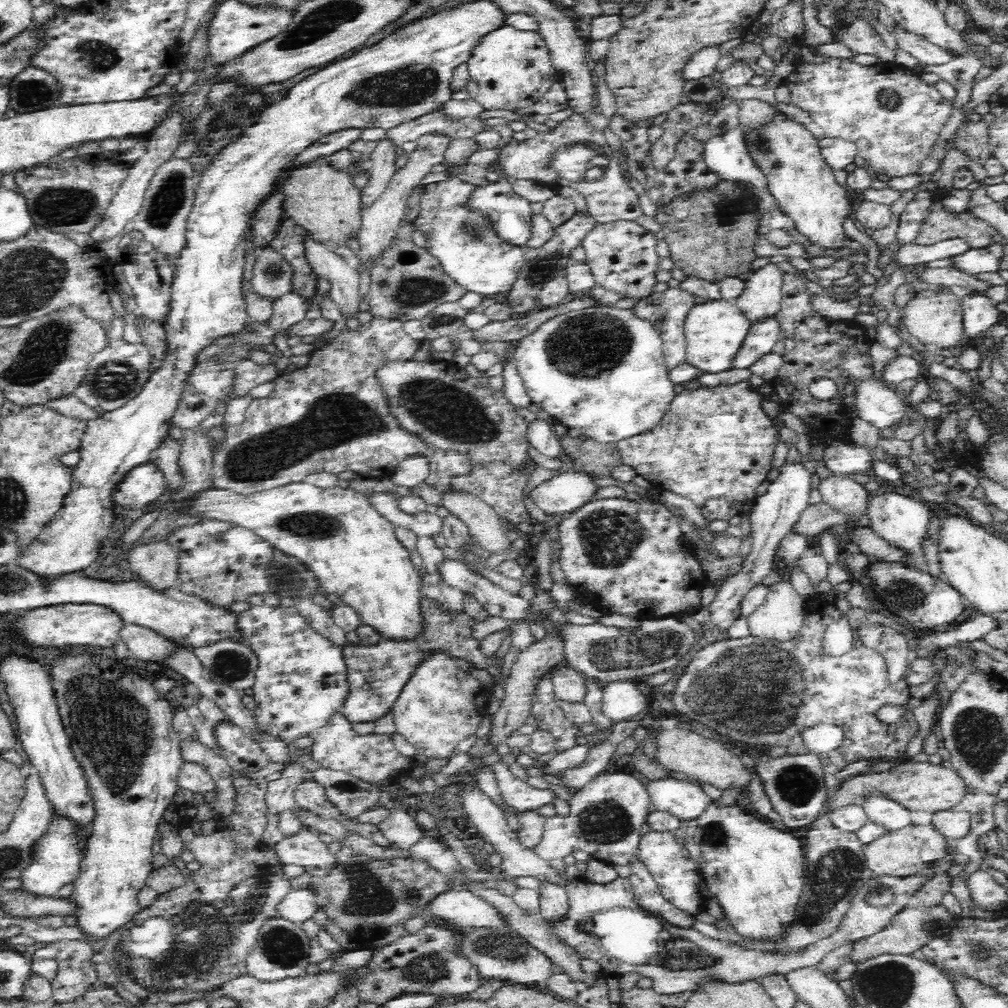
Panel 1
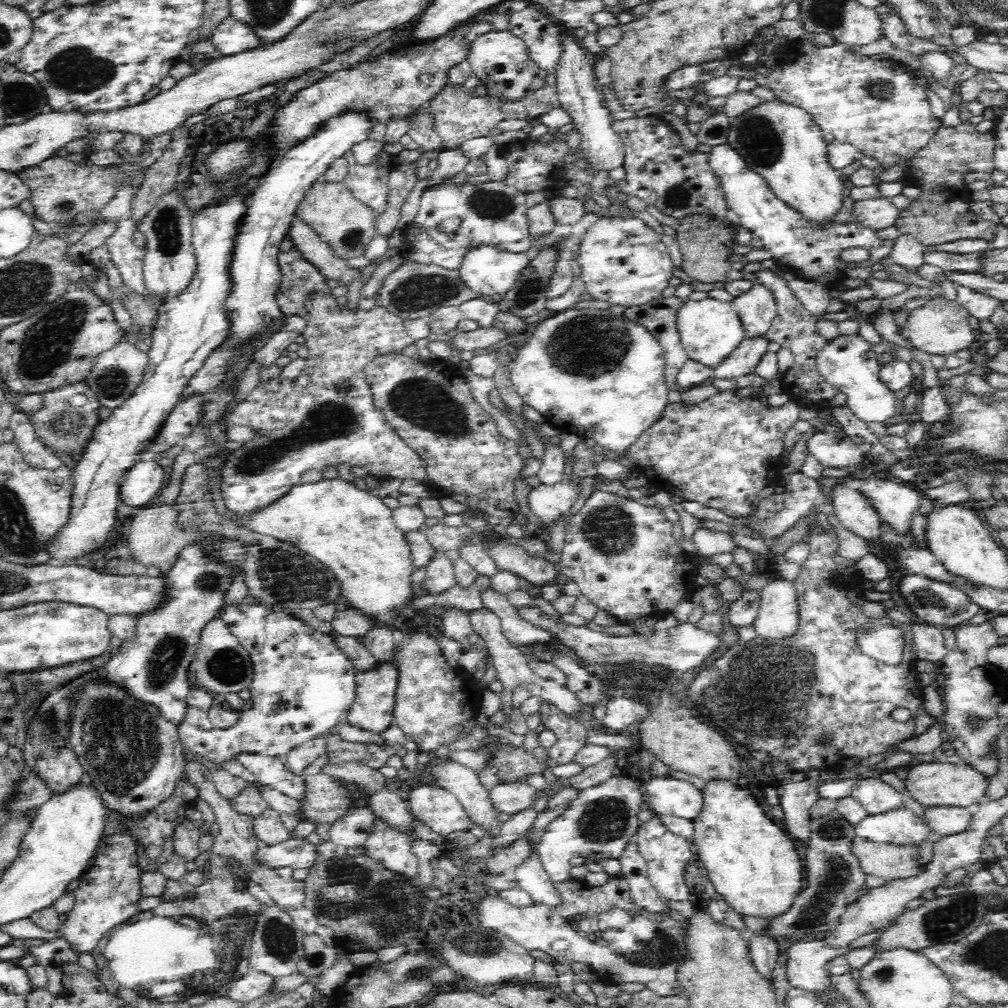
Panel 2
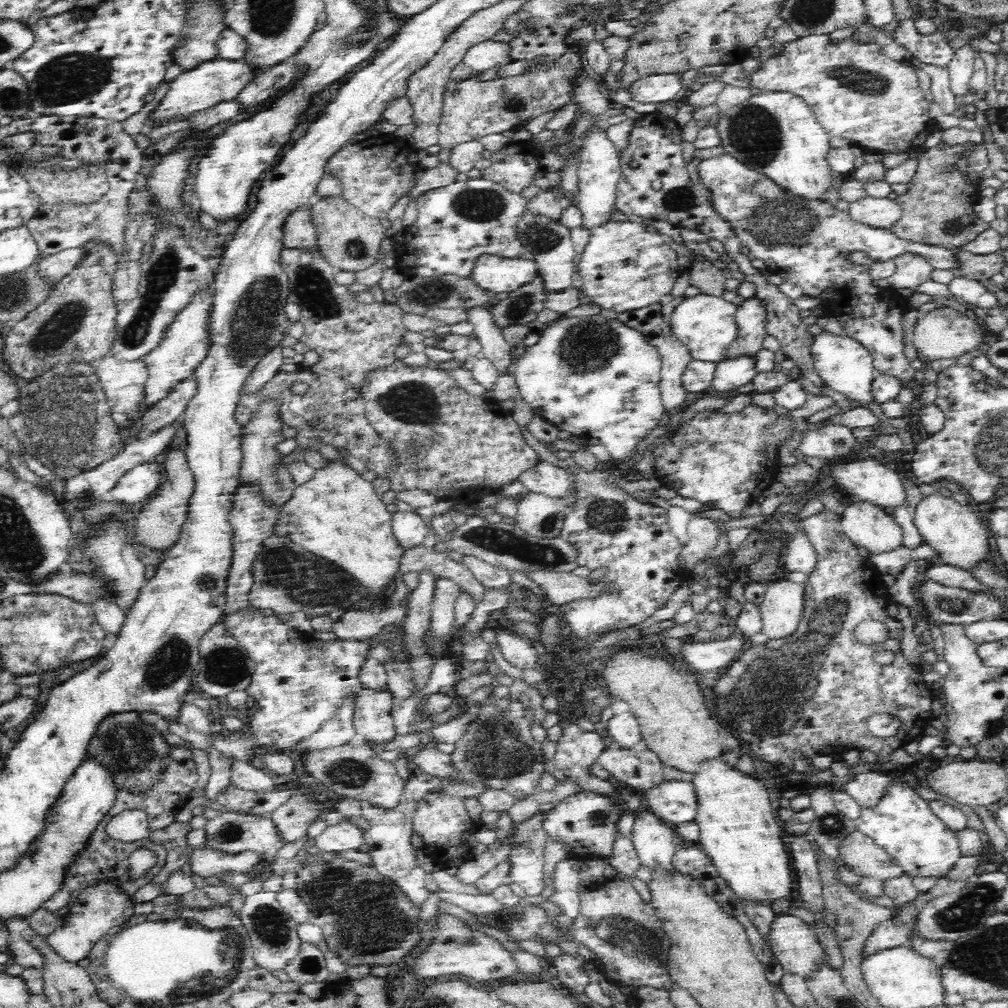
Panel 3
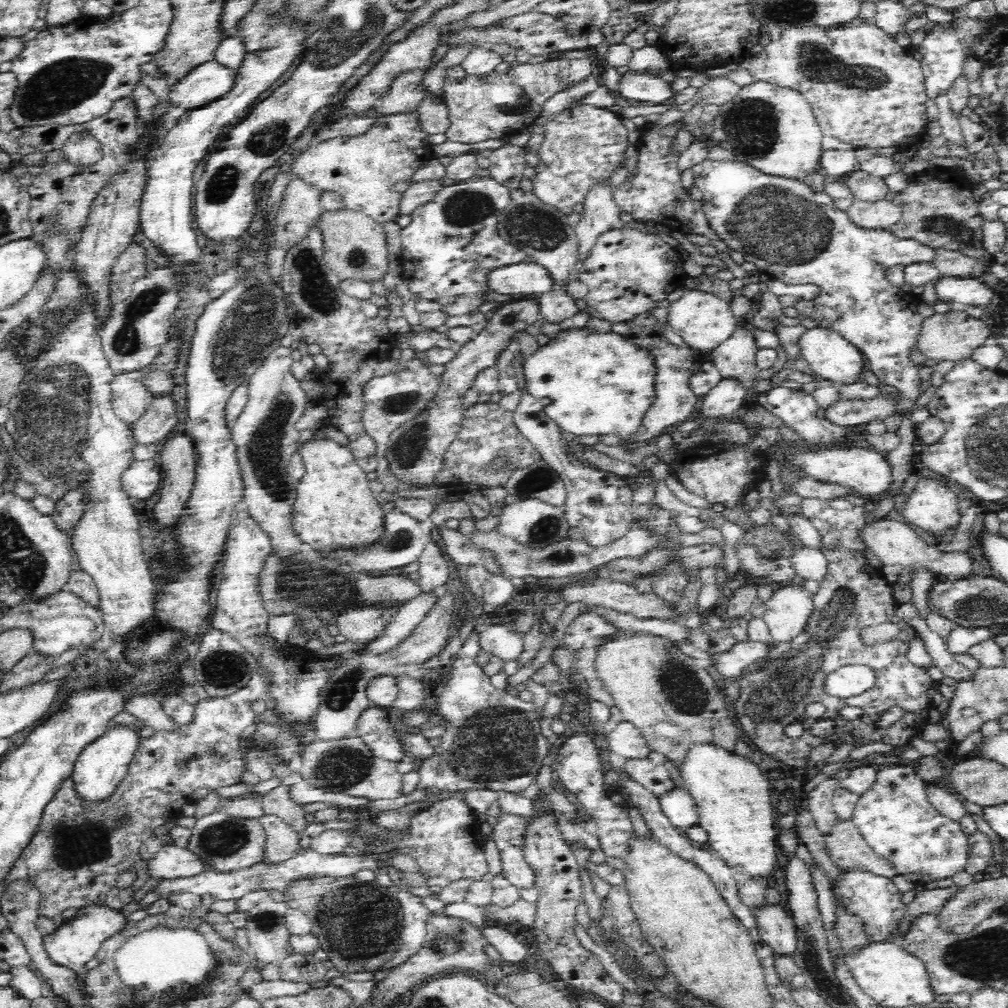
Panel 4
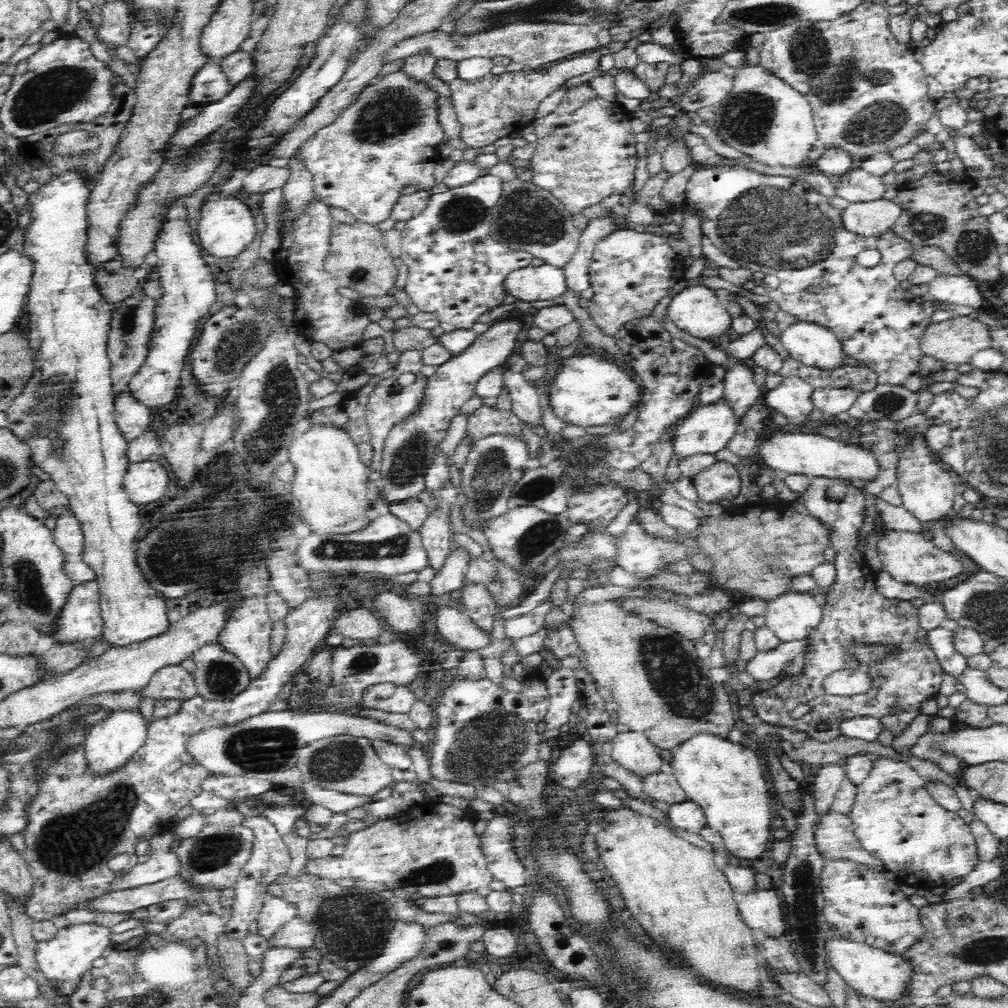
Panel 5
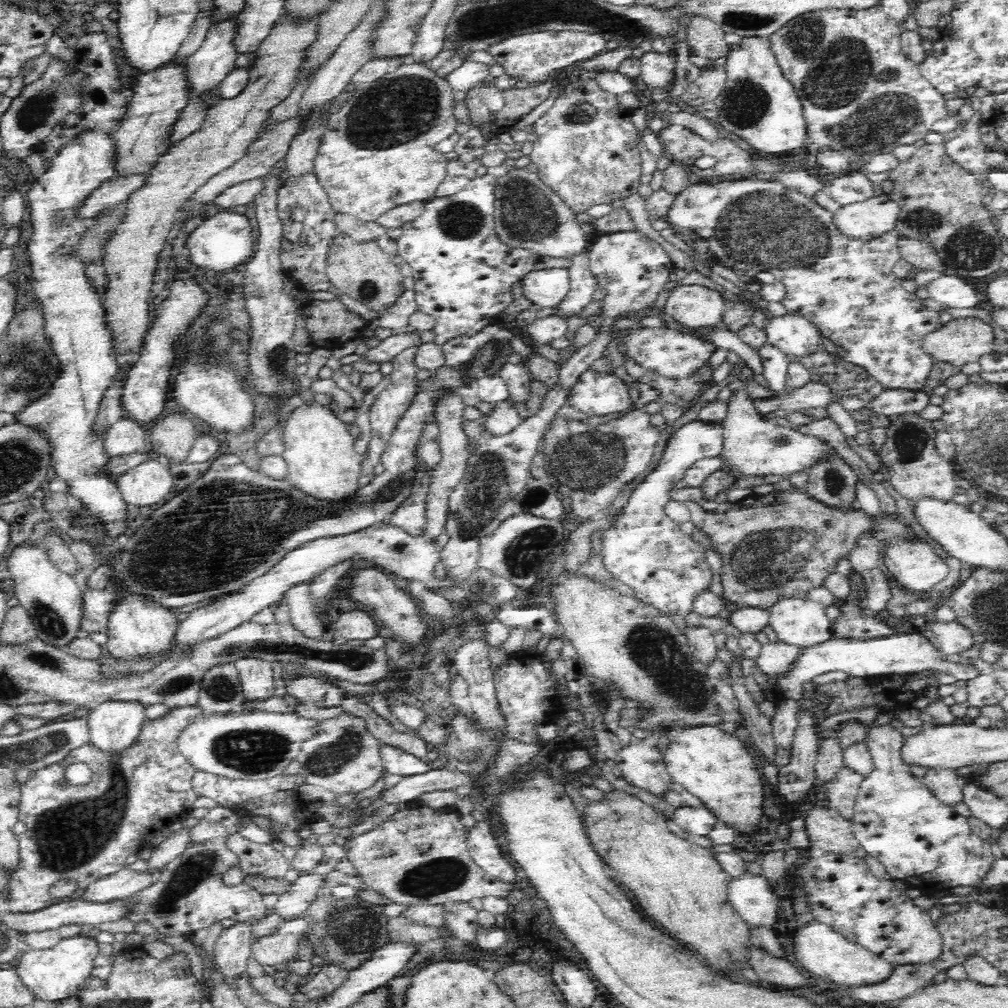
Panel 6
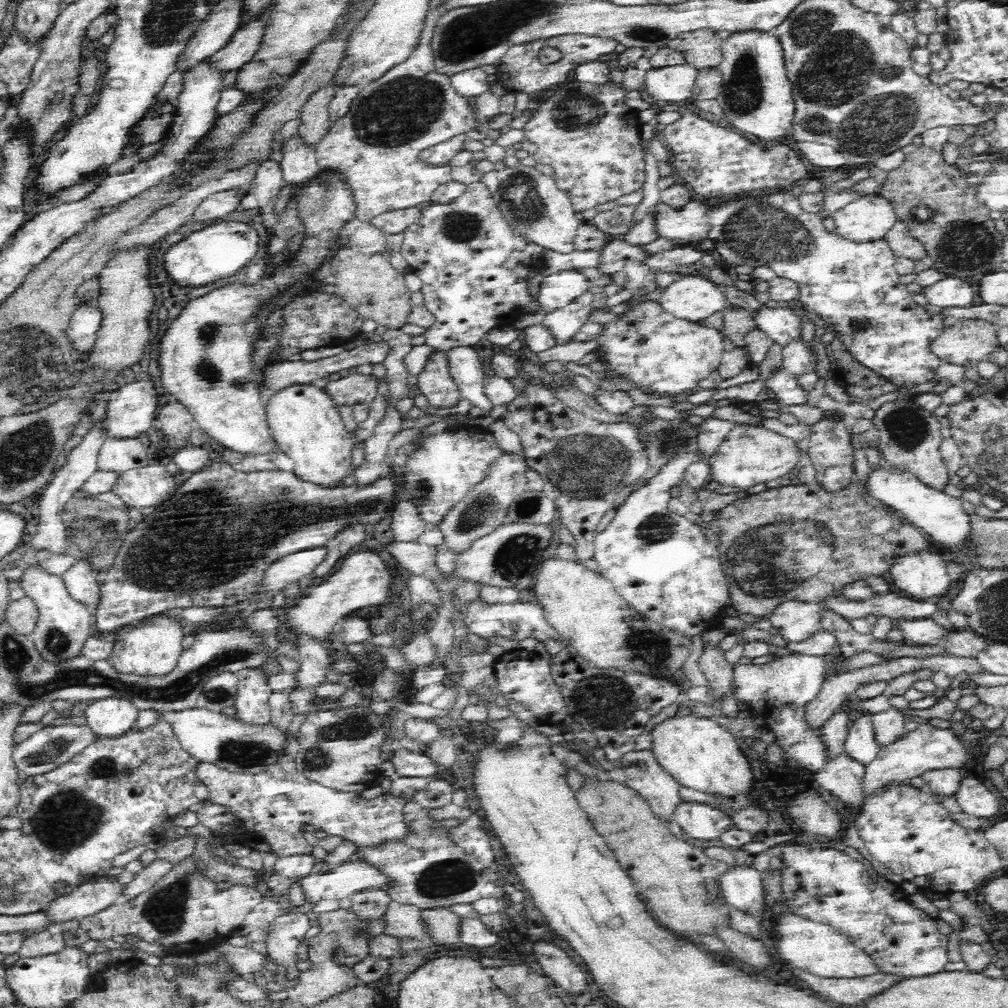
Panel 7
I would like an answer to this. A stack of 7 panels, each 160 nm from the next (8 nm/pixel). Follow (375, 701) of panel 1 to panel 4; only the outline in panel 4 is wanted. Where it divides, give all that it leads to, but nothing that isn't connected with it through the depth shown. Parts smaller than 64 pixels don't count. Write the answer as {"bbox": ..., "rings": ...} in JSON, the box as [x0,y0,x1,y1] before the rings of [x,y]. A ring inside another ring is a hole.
{"bbox":[354,707,408,764],"rings":[[[369,707],[357,721],[354,736],[358,736],[372,751],[376,758],[390,764],[404,762],[408,754],[400,745],[387,710]]]}

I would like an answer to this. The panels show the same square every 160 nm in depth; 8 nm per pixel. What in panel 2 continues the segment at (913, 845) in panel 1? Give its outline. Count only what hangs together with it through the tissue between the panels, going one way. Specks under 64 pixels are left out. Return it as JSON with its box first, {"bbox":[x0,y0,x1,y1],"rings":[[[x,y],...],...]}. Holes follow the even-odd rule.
{"bbox":[850,835,920,880],"rings":[[[857,835],[850,846],[861,869],[870,876],[890,880],[904,880],[920,872],[918,849],[890,844],[874,843]]]}

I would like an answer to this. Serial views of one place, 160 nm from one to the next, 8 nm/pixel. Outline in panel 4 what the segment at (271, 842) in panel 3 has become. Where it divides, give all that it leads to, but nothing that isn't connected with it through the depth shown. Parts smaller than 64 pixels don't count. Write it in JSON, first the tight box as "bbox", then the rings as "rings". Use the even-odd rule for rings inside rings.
{"bbox":[185,810,266,874],"rings":[[[223,810],[197,819],[192,829],[190,842],[185,848],[203,862],[203,870],[230,874],[240,872],[261,862],[266,844],[266,832],[257,819],[228,816]]]}

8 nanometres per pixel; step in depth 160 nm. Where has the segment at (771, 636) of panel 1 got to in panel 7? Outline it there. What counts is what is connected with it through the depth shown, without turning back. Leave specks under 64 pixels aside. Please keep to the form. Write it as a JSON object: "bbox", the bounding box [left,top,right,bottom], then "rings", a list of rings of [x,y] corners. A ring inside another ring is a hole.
{"bbox":[769,600,824,642],"rings":[[[785,600],[771,614],[769,620],[788,642],[800,642],[810,638],[817,630],[824,628],[821,611],[817,603]]]}

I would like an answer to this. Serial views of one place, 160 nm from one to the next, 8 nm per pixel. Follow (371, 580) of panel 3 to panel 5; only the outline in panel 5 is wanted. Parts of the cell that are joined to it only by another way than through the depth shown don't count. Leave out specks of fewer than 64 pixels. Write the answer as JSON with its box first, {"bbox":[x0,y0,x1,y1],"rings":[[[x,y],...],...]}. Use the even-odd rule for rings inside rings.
{"bbox":[288,423,372,534],"rings":[[[312,423],[306,432],[295,433],[288,447],[288,456],[295,468],[294,478],[288,487],[299,504],[299,516],[309,524],[311,532],[348,534],[364,528],[370,522],[372,501],[366,497],[369,470],[367,464],[361,461],[360,451],[346,429]]]}

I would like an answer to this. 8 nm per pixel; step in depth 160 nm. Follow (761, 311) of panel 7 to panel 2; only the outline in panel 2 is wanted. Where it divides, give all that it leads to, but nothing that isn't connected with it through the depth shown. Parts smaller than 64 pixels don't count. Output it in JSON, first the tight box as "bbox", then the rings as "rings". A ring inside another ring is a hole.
{"bbox":[816,335,899,422],"rings":[[[839,335],[828,342],[818,351],[816,356],[818,373],[825,381],[837,390],[846,394],[847,405],[859,419],[868,422],[893,421],[899,414],[898,397],[890,392],[880,381],[881,365],[878,363],[871,344],[858,335]]]}

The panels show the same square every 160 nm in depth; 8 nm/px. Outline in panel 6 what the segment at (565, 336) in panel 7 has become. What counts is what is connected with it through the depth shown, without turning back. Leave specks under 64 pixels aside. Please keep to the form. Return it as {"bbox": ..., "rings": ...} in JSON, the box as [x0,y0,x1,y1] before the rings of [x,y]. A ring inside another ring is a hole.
{"bbox":[557,248,598,320],"rings":[[[586,248],[577,258],[571,258],[572,264],[568,267],[571,278],[571,290],[564,301],[557,307],[558,315],[562,320],[582,316],[584,308],[592,302],[592,295],[598,288],[596,277],[590,269],[588,258],[589,248]]]}

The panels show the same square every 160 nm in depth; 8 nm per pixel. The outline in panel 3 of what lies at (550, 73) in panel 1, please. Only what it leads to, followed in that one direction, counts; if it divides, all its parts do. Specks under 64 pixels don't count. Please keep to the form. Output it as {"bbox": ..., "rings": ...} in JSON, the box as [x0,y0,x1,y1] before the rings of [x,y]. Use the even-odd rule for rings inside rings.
{"bbox":[463,39,511,74],"rings":[[[492,39],[476,44],[463,58],[463,63],[467,64],[475,74],[511,61],[511,46],[503,42],[494,42]]]}

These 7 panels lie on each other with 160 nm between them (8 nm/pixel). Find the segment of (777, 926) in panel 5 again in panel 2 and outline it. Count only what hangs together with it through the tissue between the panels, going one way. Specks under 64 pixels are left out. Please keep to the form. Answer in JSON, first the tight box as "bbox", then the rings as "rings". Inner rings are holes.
{"bbox":[785,928,885,992],"rings":[[[885,928],[874,930],[870,933],[859,936],[848,946],[840,948],[832,947],[832,945],[828,944],[828,941],[824,938],[818,939],[818,937],[802,937],[801,939],[794,939],[791,941],[790,946],[785,948],[789,984],[795,988],[802,988],[803,990],[814,992],[825,991],[827,988],[832,988],[829,976],[827,975],[827,970],[825,969],[826,964],[834,960],[836,956],[843,956],[846,954],[847,950],[860,948],[862,946],[872,946],[874,940],[876,940],[883,931],[885,931]]]}

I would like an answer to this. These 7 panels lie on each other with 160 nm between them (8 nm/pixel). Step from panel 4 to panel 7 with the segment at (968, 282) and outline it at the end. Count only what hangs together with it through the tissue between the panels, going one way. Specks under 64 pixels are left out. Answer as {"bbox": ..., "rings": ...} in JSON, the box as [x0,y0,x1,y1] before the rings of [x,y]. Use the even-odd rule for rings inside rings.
{"bbox":[925,276,974,308],"rings":[[[947,276],[937,284],[926,288],[925,296],[928,305],[940,306],[940,308],[962,308],[972,306],[974,293],[972,286],[964,279]]]}

